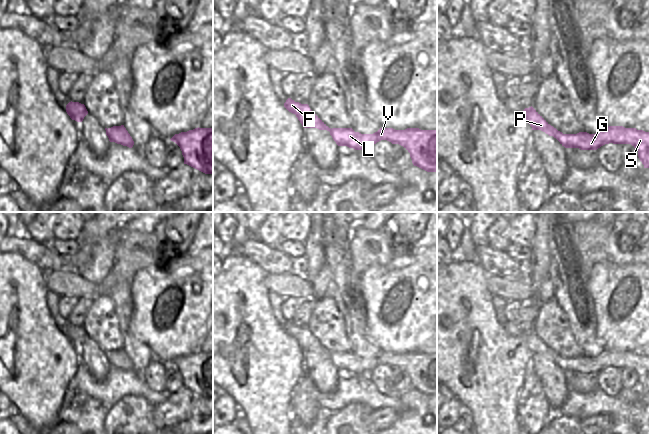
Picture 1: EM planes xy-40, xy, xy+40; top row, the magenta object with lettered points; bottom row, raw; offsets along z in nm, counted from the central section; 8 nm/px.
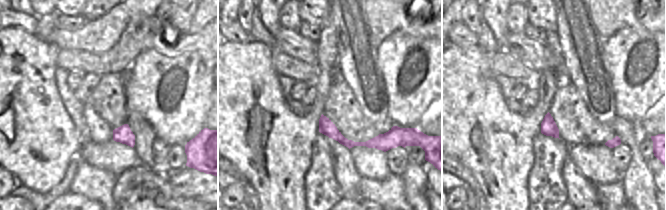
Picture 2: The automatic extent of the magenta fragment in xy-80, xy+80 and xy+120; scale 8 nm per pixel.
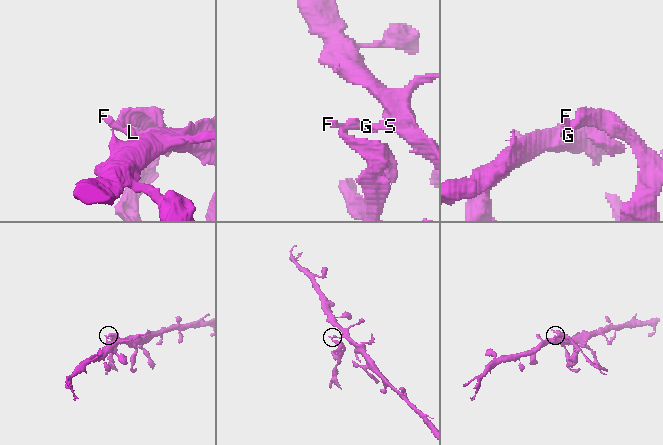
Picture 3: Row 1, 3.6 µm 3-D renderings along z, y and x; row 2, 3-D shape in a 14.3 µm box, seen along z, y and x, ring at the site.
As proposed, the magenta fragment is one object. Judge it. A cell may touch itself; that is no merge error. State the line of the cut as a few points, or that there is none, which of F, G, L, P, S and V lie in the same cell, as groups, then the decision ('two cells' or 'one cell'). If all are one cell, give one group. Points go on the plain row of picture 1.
cut xy+40 (558, 355), (557, 363); groups F P / G L S V; two cells

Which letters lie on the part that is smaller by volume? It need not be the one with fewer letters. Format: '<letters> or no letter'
F, P.

